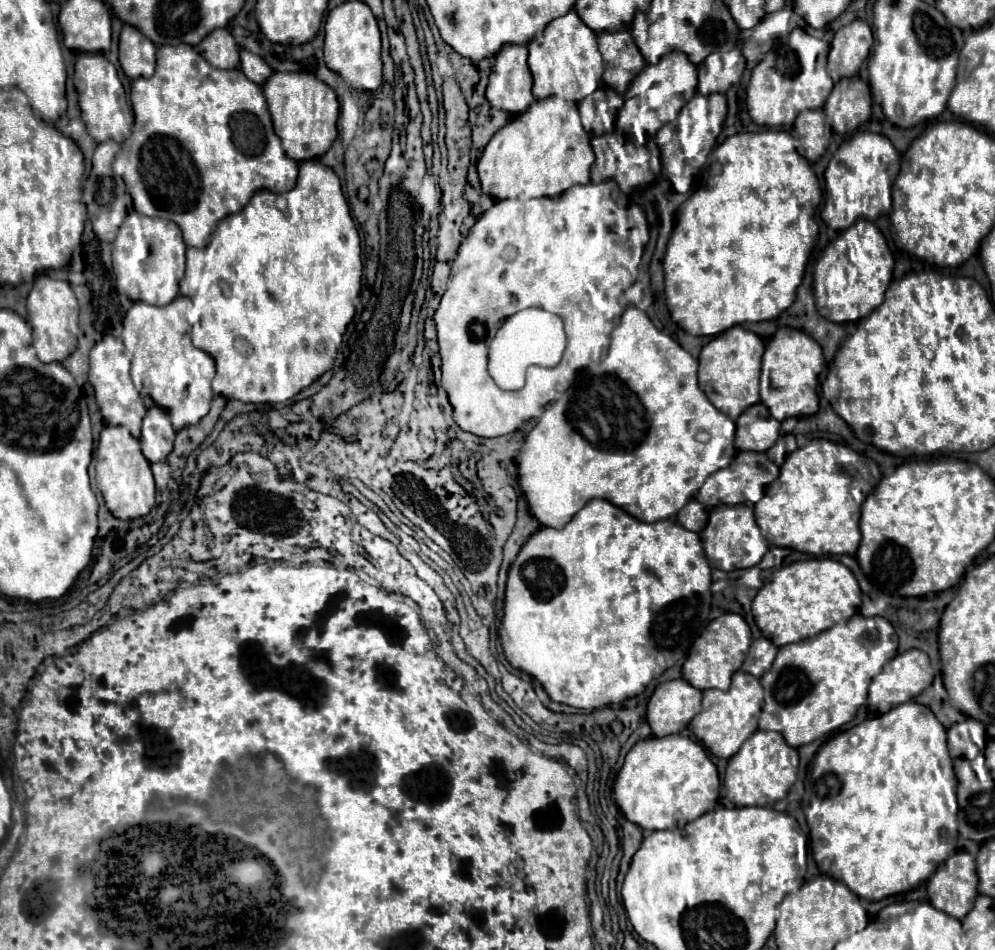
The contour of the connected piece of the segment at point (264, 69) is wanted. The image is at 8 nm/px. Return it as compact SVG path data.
M246 49L240 51L240 69L256 85L262 85L272 75L272 69L266 65L266 61Z

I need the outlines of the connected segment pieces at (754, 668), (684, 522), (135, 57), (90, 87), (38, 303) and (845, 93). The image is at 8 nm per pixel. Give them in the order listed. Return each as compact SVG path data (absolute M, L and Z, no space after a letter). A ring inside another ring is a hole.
M760 637L756 641L752 641L748 653L746 653L746 661L742 665L742 671L754 675L754 677L762 677L772 661L776 659L776 653L778 653L778 647L772 645L772 641L768 641L766 637Z
M694 499L688 505L684 505L684 509L680 509L678 513L678 523L694 533L700 533L706 521L708 521L708 509Z
M124 25L120 33L120 67L126 77L152 77L156 67L156 45L136 27Z
M80 53L76 61L74 85L78 91L78 103L82 109L82 121L96 143L116 141L122 143L134 122L134 115L126 97L122 81L116 73L116 67L100 53Z
M38 275L28 295L28 323L32 327L34 349L42 363L60 363L76 349L77 327L82 324L82 307L70 289L68 281L58 281L48 275Z
M860 77L840 79L824 105L826 123L836 133L852 133L870 120L870 105L872 99L868 83Z

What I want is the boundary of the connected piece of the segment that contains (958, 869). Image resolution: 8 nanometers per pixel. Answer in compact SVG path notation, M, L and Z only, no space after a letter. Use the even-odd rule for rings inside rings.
M958 851L948 857L927 881L927 898L936 909L956 919L964 919L978 895L976 887L976 861L970 853Z

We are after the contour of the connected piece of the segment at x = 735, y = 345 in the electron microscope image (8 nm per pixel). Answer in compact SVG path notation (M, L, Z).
M732 327L702 347L698 359L700 389L712 401L712 405L716 405L716 409L726 413L728 417L732 417L732 421L736 421L736 417L740 417L744 409L760 401L758 385L760 385L762 355L764 355L764 341L756 333L750 333L742 327Z

